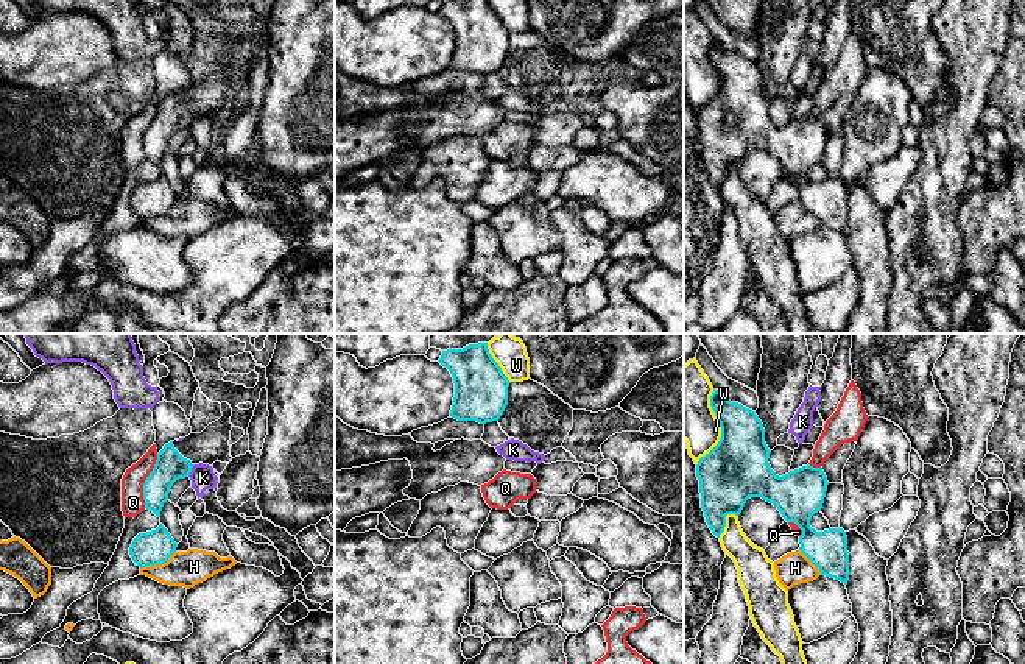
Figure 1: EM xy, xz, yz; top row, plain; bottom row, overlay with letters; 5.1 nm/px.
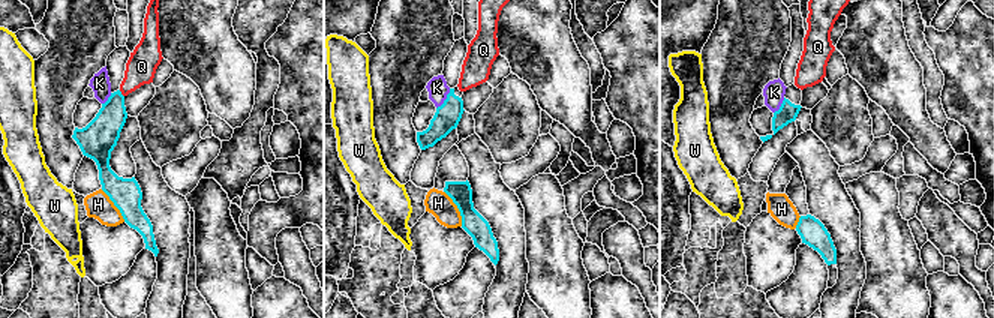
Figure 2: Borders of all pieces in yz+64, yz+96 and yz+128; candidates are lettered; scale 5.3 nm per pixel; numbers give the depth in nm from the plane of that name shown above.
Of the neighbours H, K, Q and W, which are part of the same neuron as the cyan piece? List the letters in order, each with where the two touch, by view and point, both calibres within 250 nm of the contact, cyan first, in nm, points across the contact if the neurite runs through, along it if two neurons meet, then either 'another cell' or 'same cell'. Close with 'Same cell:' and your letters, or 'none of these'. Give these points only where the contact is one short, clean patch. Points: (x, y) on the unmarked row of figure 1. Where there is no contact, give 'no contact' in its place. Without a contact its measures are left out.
H: contact xy (158, 214); calibres 180 and 180 nm; border xy (175, 201), (165, 212), (140, 220); another cell
K: contact xy (190, 122); calibres 160 and 130 nm; another cell
Q: contact xy (145, 131); calibres 160 and 120 nm; another cell
W: contact yz (722, 80); calibres 320 and 280 nm; another cell
Same cell: none of these

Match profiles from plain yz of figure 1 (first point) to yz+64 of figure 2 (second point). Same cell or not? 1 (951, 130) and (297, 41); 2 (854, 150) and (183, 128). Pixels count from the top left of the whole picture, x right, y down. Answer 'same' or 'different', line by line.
1: different
2: same

